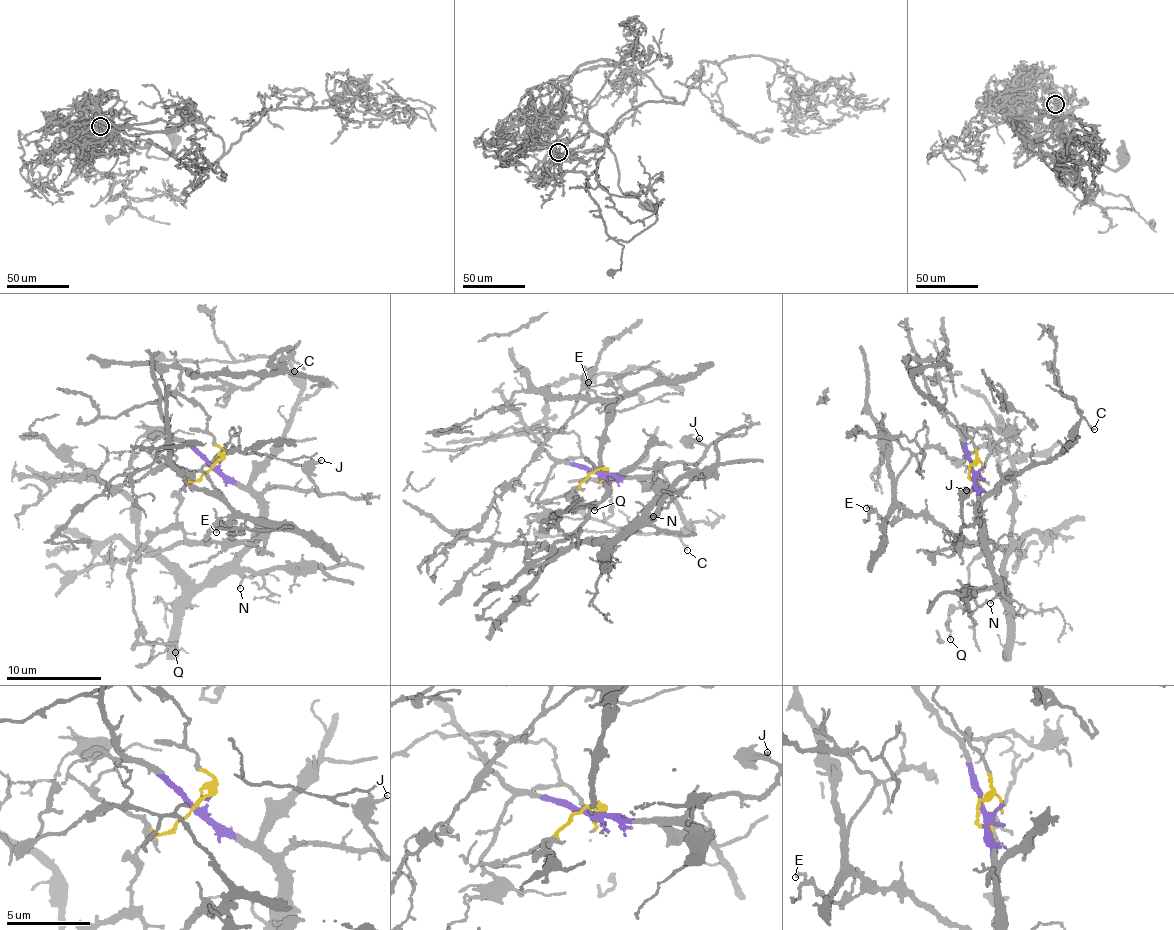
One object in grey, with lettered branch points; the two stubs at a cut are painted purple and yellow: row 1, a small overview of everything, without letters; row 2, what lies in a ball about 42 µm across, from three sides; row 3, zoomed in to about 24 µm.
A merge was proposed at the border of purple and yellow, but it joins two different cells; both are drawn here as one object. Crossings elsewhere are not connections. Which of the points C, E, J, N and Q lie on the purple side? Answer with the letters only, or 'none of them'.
C, J, N

